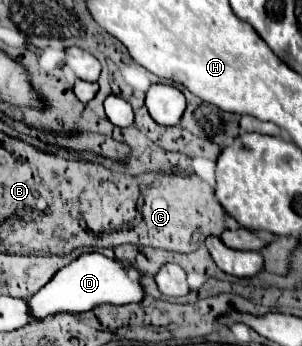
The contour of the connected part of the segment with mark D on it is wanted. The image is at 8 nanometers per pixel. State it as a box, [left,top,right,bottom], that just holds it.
[30,252,144,316]

